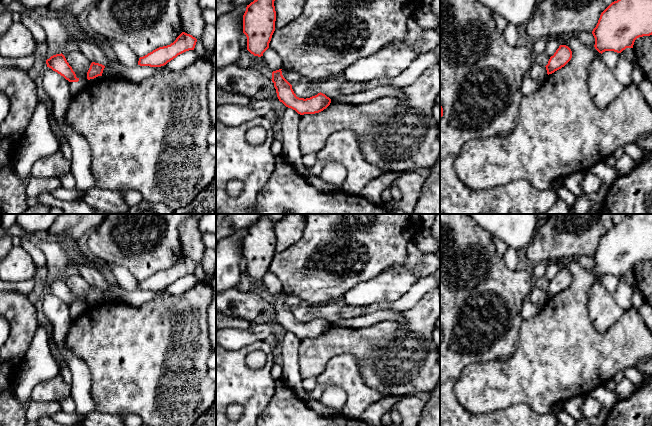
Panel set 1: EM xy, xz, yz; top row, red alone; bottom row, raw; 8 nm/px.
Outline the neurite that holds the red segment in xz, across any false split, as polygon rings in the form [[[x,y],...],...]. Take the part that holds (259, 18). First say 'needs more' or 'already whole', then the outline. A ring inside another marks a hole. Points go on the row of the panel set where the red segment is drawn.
already whole | [[[254,0],[243,15],[243,33],[247,37],[247,50],[261,57],[269,48],[275,31],[275,0]]]

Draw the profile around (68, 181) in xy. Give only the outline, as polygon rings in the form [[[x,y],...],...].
[[[70,172],[65,173],[61,175],[60,177],[61,180],[61,186],[65,189],[75,189],[76,187],[76,181],[73,176],[73,174]]]

